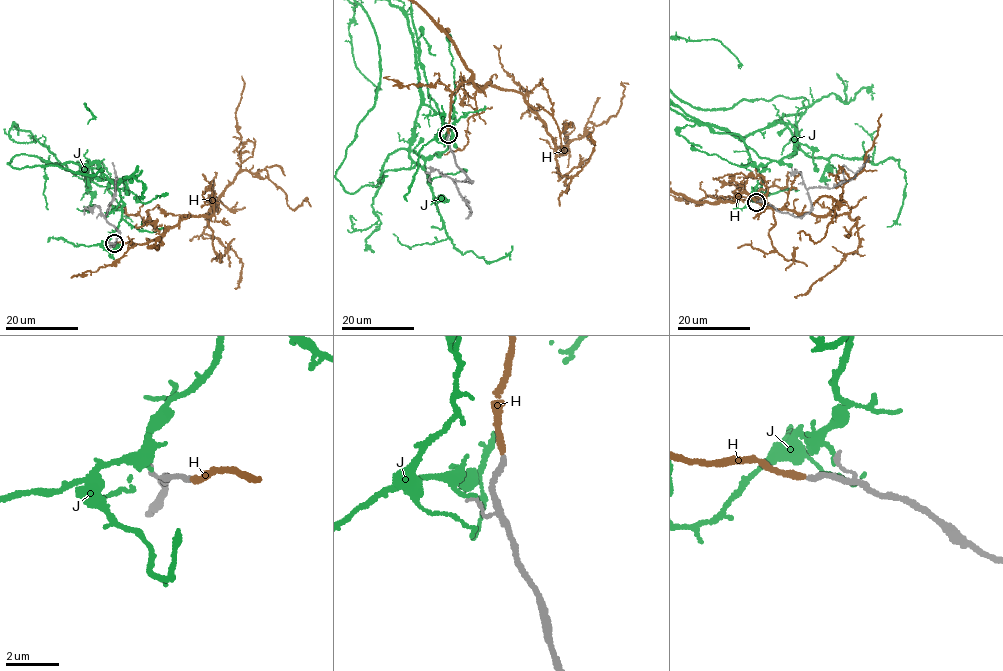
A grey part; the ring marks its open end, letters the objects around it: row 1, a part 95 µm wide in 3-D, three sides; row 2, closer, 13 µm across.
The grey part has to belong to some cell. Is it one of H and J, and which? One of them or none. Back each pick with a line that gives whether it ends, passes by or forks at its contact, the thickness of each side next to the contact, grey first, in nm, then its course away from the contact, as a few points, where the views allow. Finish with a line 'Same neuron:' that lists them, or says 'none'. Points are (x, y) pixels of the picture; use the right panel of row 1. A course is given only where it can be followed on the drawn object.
H: It ends there. Thickness 220 nm (grey) against 240 nm. Its course: (756, 202), (717, 198), (731, 201), (742, 192), (776, 208), (858, 218), (857, 250), (796, 296)
Same neuron: H

